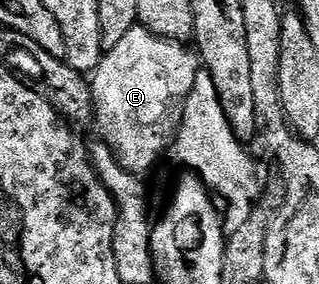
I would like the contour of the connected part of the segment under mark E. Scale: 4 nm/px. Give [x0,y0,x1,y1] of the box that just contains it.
[92,25,200,177]

